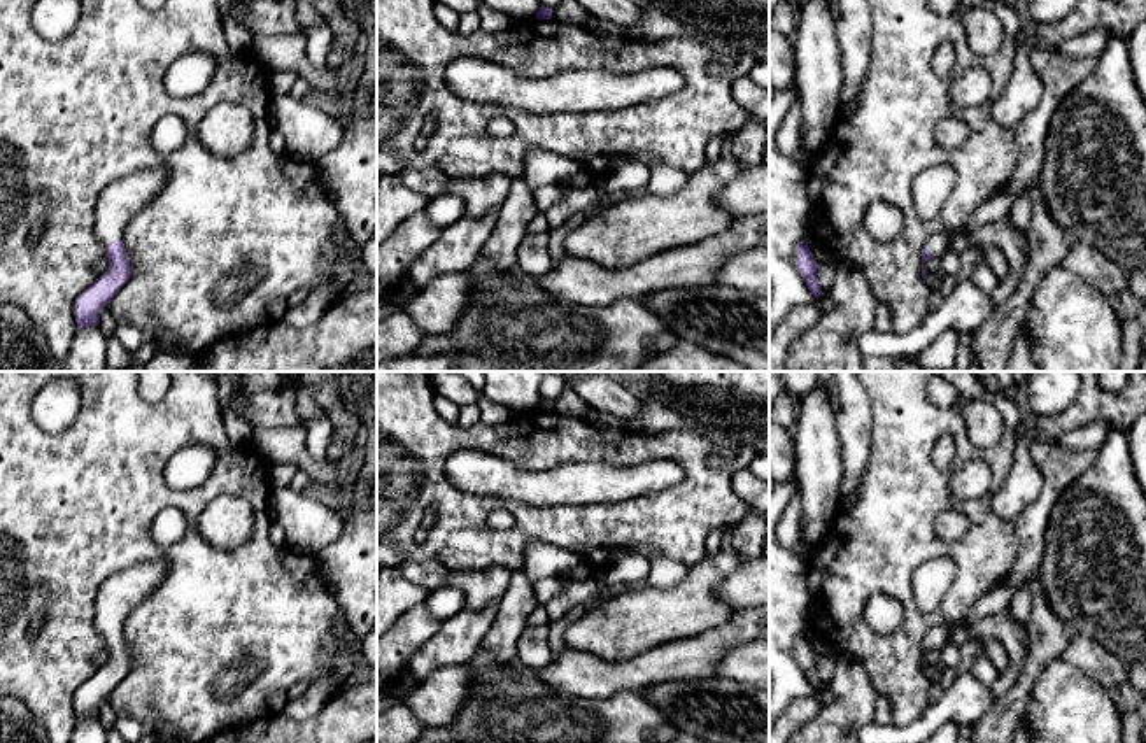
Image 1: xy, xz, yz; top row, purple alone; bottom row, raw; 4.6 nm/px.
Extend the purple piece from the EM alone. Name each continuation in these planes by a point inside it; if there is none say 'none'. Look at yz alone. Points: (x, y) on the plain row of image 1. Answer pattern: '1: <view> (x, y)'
1: yz (1059, 465)

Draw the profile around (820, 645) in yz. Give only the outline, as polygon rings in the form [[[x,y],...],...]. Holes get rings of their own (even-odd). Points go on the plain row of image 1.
[[[811,627],[808,629],[808,638],[810,638],[810,643],[811,643],[817,655],[818,654],[827,654],[827,655],[831,655],[834,659],[845,655],[843,647],[839,647],[836,641],[822,638]]]

